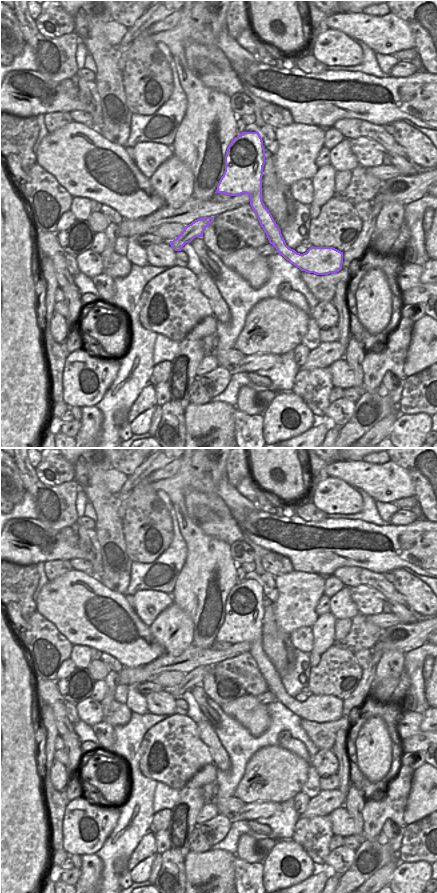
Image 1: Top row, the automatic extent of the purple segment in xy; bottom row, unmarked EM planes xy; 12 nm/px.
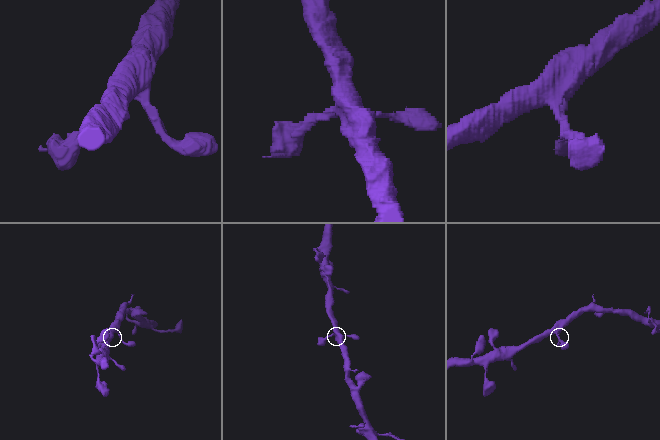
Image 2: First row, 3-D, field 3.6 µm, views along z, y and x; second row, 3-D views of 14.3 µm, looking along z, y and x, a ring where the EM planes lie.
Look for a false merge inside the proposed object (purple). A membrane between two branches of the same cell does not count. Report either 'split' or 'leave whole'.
leave whole

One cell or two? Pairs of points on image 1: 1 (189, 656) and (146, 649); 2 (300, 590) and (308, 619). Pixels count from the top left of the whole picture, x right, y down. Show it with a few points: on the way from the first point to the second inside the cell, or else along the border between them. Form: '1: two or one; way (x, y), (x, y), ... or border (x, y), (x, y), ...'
1: two; border (164, 653), (143, 664)
2: one; way (300, 597), (301, 612)

